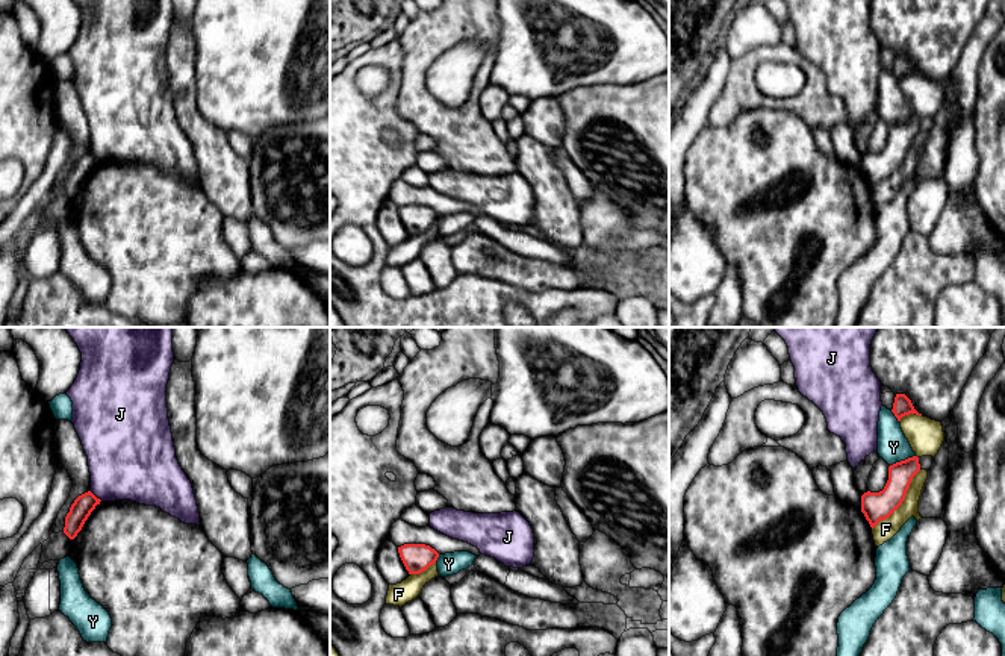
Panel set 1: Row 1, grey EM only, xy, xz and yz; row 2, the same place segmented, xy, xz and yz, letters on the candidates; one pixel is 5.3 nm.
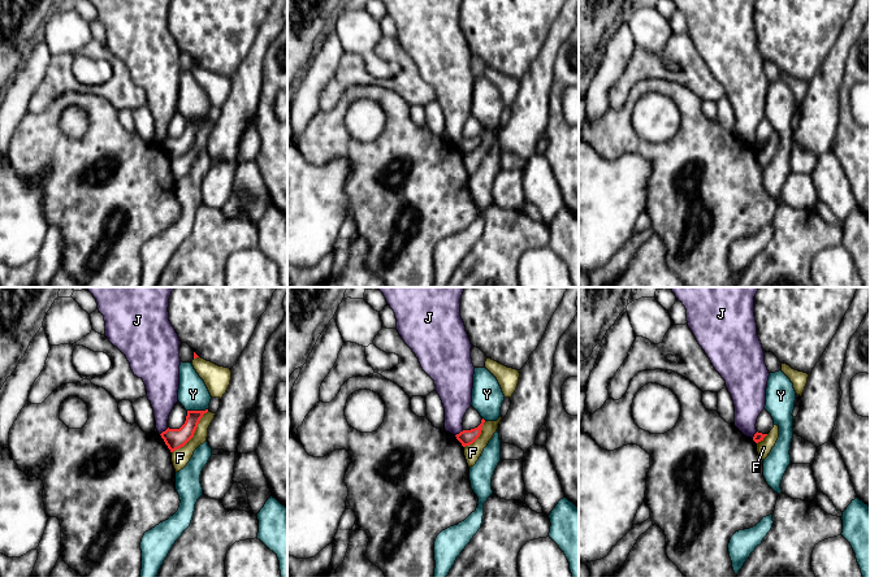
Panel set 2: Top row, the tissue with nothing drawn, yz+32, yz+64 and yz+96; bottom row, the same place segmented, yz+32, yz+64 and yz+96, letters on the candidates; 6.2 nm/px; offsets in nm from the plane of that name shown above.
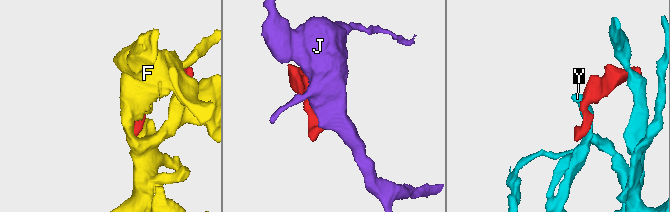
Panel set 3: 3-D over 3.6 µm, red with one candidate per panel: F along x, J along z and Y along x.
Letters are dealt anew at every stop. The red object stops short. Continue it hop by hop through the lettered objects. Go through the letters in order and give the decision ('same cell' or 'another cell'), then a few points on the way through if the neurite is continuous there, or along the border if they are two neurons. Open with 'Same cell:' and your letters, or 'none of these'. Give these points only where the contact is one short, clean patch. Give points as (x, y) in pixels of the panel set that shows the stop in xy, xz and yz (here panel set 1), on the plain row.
Same cell: none of these
F: another cell
J: another cell; border along xy (90, 150), (102, 161)
Y: another cell

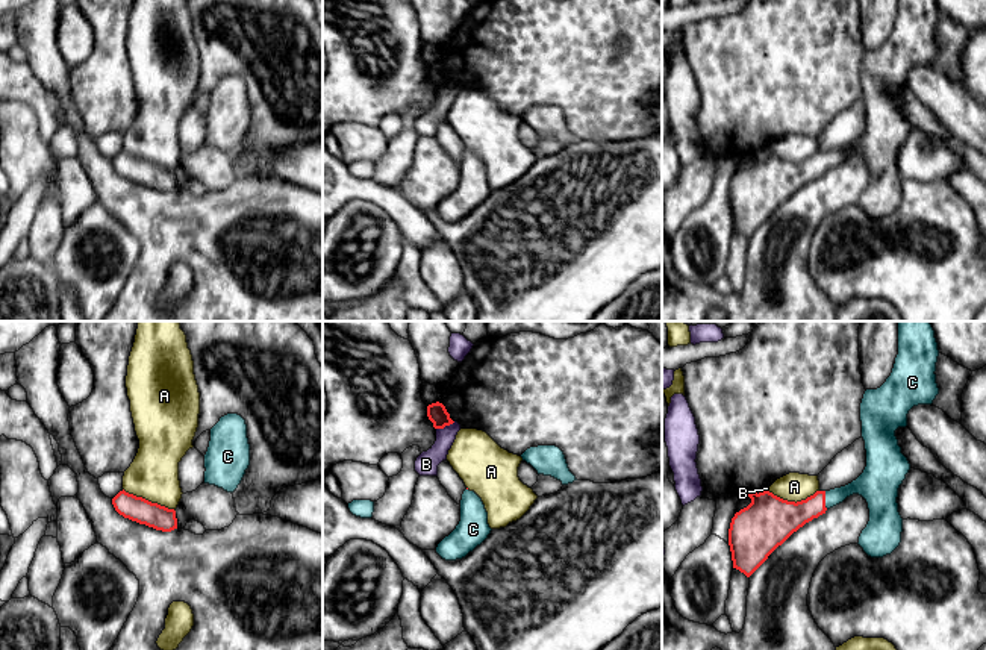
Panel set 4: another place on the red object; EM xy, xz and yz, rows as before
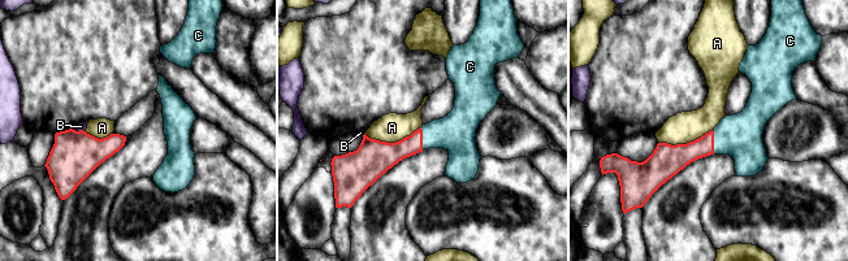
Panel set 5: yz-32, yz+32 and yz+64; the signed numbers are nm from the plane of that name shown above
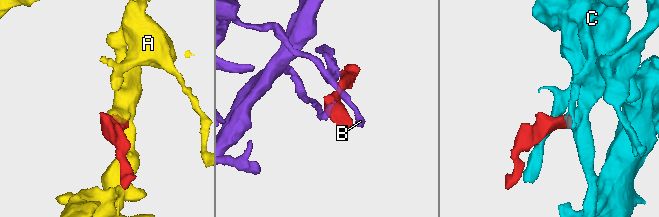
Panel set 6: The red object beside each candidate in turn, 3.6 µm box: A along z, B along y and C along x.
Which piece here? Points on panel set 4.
Same cell: C
A: another cell
B: another cell; border along xz (455, 82), (436, 90)
C: same cell

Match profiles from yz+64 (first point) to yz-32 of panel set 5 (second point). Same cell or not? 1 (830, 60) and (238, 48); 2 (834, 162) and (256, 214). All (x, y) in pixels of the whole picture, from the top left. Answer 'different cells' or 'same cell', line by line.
1: different cells
2: same cell

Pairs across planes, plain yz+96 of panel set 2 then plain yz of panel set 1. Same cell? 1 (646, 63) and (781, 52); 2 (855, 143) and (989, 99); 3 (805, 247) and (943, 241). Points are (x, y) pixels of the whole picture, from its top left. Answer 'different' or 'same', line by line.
1: same
2: same
3: different

